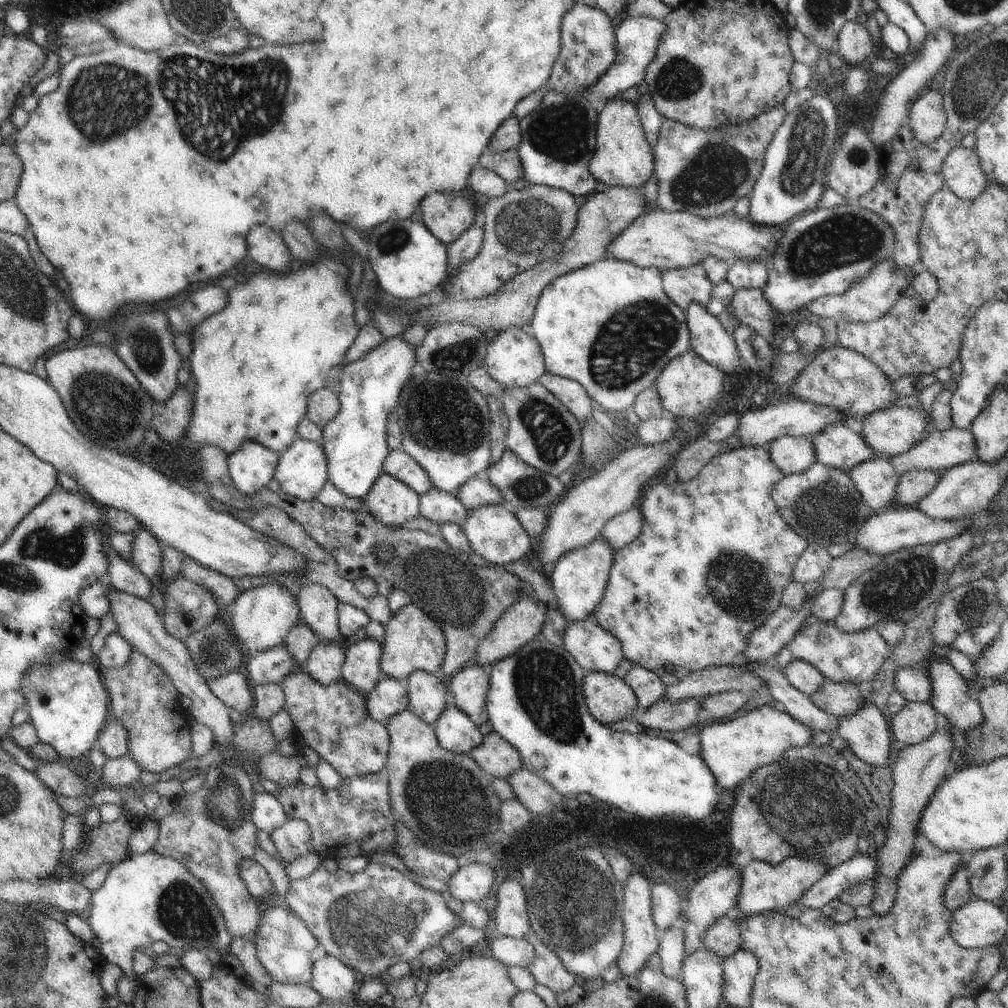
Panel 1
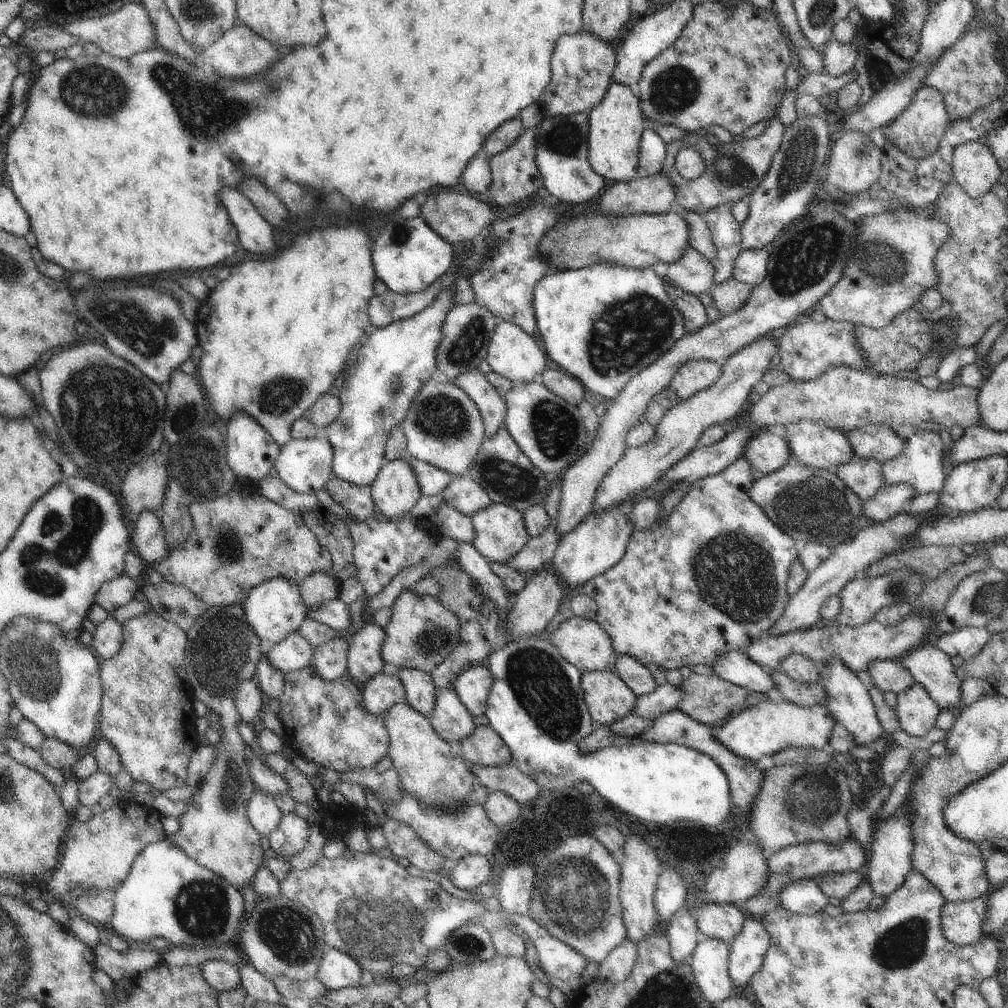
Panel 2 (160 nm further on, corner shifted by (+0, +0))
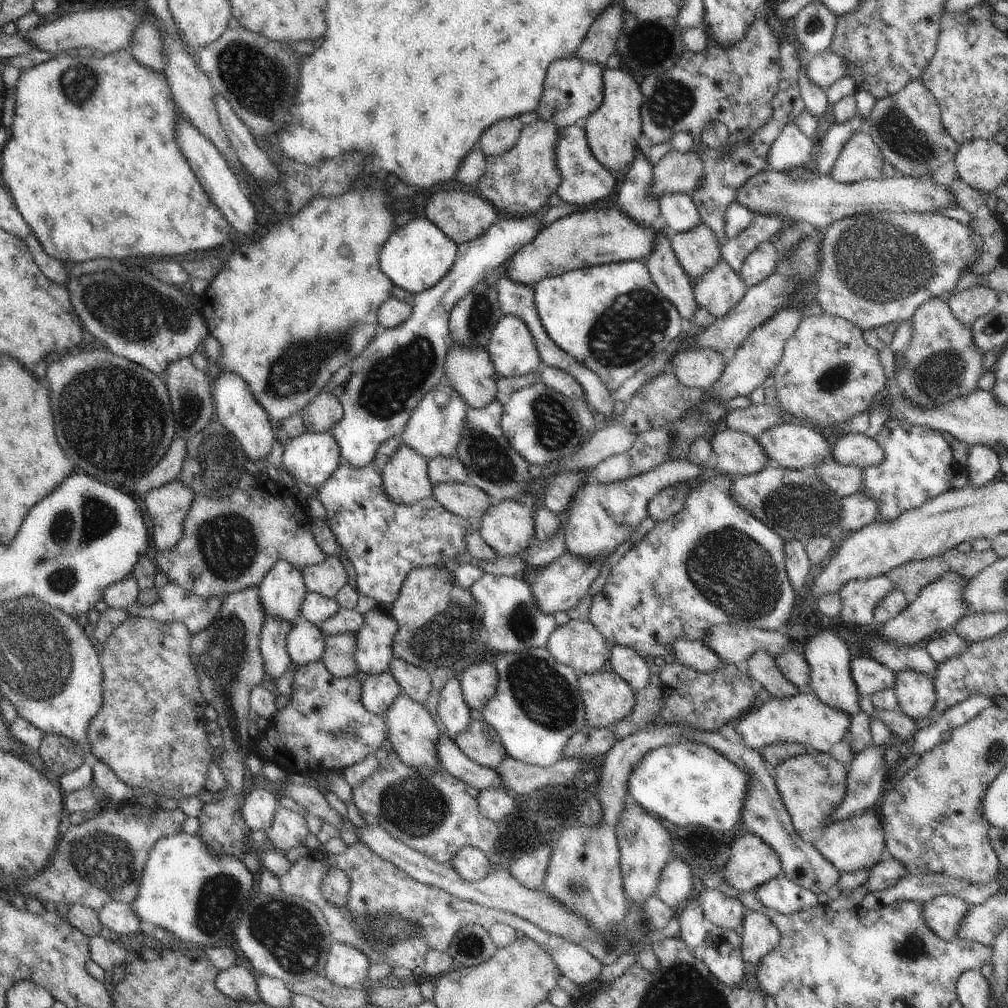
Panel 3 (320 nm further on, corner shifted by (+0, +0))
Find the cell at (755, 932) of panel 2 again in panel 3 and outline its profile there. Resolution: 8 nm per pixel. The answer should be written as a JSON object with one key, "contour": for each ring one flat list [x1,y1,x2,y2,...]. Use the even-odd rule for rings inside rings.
{"contour":[[745,912,741,927,742,960,747,965,757,965,780,942,780,930,762,912]]}

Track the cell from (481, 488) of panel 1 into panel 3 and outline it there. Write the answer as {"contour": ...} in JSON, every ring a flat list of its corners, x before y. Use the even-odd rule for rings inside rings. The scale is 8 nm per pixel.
{"contour":[[469,483,440,484,433,488,432,496,451,514,470,521,478,521,495,502,484,490]]}

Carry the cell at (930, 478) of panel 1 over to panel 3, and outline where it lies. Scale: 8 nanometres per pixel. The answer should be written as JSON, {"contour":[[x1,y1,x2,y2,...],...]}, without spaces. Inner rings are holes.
{"contour":[[864,492,846,497,842,499,842,520,837,529,839,532,850,530,854,534,875,521,876,514,880,514,876,500]]}

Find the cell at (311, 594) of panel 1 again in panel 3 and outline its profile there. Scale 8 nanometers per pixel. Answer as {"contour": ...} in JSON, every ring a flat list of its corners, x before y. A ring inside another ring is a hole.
{"contour":[[327,556,322,562,306,567,302,572,307,594,314,593,334,598,347,584,348,574,336,556]]}

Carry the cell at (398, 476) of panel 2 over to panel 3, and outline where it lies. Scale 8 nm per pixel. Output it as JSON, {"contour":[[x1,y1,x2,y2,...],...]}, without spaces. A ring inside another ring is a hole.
{"contour":[[401,445,383,467,382,486,390,502,412,504,432,495,432,482,428,478,428,460]]}

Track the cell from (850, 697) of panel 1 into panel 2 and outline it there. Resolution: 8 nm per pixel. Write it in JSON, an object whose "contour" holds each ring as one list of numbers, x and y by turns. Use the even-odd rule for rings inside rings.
{"contour":[[778,668,770,670,770,672,772,680,776,682,776,689,782,693,785,701,808,708,816,706,816,704,826,707,826,692,824,692,822,683,800,684,796,680,788,678]]}

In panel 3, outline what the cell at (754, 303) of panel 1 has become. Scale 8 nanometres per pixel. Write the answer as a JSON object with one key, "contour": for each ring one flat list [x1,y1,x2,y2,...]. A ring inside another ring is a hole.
{"contour":[[725,262,693,282,698,307,716,318,726,316,744,298,747,289,743,280]]}

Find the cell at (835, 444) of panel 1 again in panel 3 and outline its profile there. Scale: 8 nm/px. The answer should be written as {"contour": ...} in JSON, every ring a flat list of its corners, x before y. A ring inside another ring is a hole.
{"contour":[[784,422,757,438,768,461,774,460,778,467,810,471,832,456,832,442,806,424]]}

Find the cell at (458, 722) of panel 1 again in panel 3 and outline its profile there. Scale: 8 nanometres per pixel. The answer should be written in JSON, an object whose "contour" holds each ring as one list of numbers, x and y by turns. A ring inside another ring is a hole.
{"contour":[[459,675,453,677,440,692,436,710,440,724,452,740,470,728,473,721,471,710,464,700]]}

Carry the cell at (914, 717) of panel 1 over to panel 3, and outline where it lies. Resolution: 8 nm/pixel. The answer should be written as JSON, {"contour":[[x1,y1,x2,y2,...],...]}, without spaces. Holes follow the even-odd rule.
{"contour":[[916,670,896,673,895,691,898,708,908,718,916,721,919,718,933,717,936,704,936,690,933,678]]}

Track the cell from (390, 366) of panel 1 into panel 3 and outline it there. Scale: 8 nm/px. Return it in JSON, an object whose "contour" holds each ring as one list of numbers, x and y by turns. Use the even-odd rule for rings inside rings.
{"contour":[[545,210,542,211,542,214,538,212,530,218,519,220,498,219,479,238,458,245,454,264,450,266,450,270,444,274,442,280,433,288,415,296,412,303,413,314,410,314,408,319,399,326,377,334,359,356,359,360,353,361,354,372,345,387,338,393,344,417,330,430,330,434,338,442,340,465,362,470,374,461,384,442,390,438,401,437,416,406,430,390,434,389,434,386,438,386,438,382,441,382,442,378,445,378,444,366,450,348,449,317,454,306,457,306,466,294,470,294,470,290,474,290,474,286,480,284,486,278,486,274,509,260,524,246,530,244,536,238,536,234,540,234,540,230,545,228,540,224,544,213]]}

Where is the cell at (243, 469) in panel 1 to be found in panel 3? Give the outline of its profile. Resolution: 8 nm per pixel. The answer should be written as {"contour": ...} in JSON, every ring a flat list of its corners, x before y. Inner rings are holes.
{"contour":[[215,372,212,374,213,383,213,402,215,405,215,416,220,420,224,428,228,429,230,434,234,434,235,440,242,448,242,454,248,461,266,460,272,450,276,436,274,435,271,418,263,410,262,406,254,400,254,396,246,382,234,372]]}

